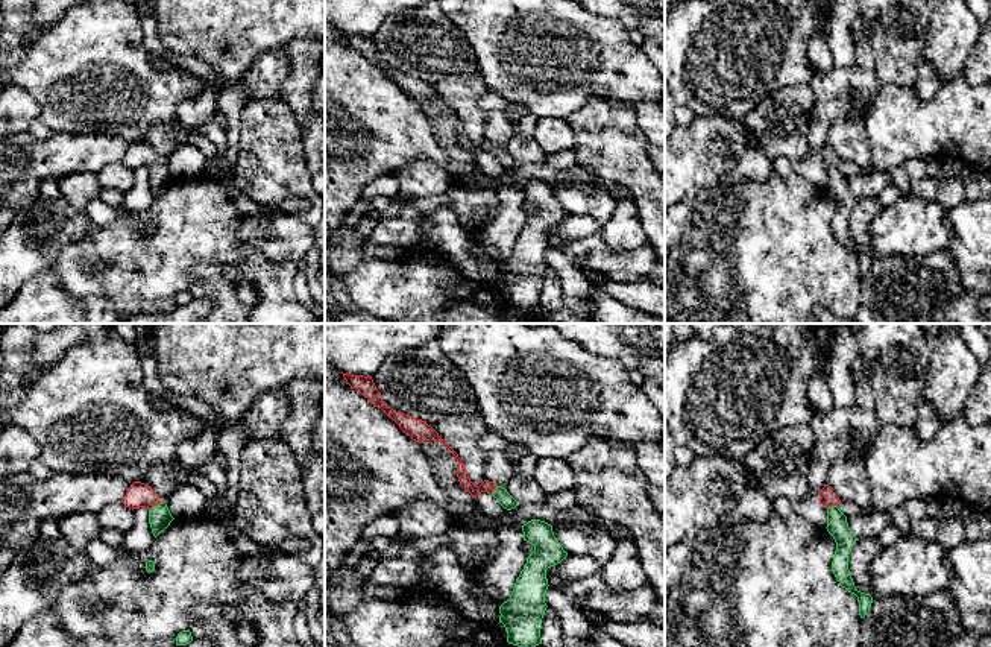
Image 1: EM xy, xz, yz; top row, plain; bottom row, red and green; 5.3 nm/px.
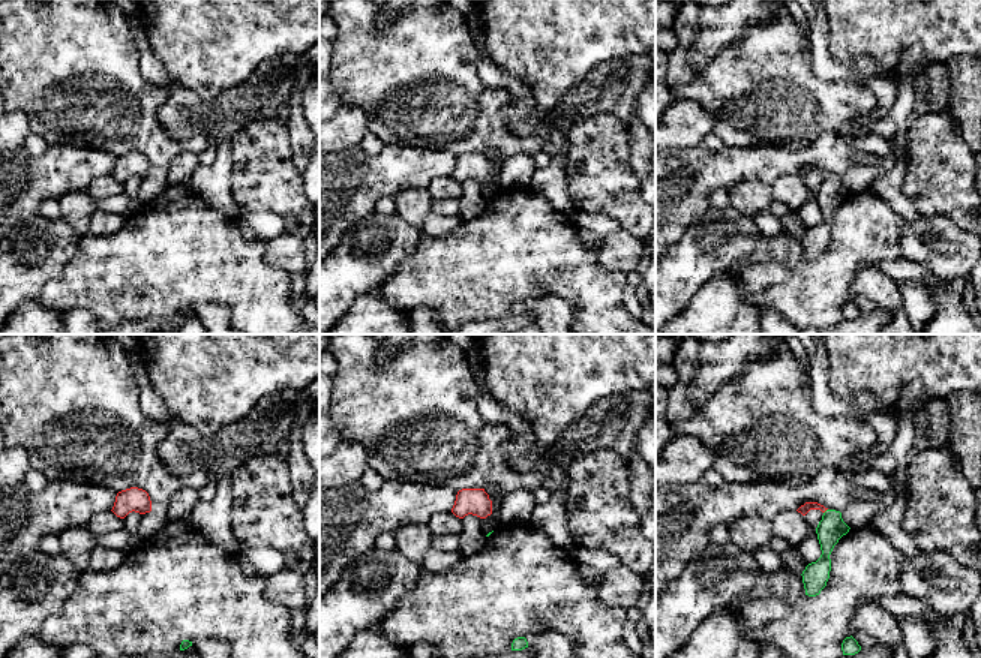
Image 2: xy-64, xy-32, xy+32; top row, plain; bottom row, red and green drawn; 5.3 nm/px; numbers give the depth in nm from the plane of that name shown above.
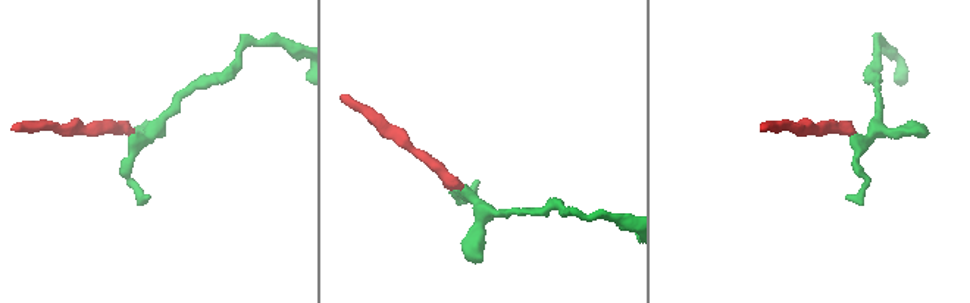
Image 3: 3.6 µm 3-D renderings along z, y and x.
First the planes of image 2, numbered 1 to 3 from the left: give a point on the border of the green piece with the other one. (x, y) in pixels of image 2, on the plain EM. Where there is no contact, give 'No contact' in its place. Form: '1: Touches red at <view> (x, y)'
1: No contact
2: No contact
3: Touches red at xy+32 (825, 174)

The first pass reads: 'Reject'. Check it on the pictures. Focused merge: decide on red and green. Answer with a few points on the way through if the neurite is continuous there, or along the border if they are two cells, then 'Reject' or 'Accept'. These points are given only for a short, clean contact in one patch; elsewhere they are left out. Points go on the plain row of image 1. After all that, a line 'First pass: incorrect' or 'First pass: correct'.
Path across: xy (138, 155), (147, 157), (155, 164), (160, 176). Accept
First pass: incorrect

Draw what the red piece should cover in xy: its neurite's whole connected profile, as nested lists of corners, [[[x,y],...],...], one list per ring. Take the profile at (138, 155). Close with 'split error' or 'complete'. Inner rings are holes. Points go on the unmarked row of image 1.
[[[134,141],[121,163],[129,169],[146,167],[149,170],[149,184],[156,197],[175,179],[165,161],[147,144]]] | split error

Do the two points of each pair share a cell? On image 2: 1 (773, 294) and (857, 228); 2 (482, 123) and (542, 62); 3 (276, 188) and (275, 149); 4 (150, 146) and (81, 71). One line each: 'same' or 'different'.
1: same
2: different
3: same
4: same

